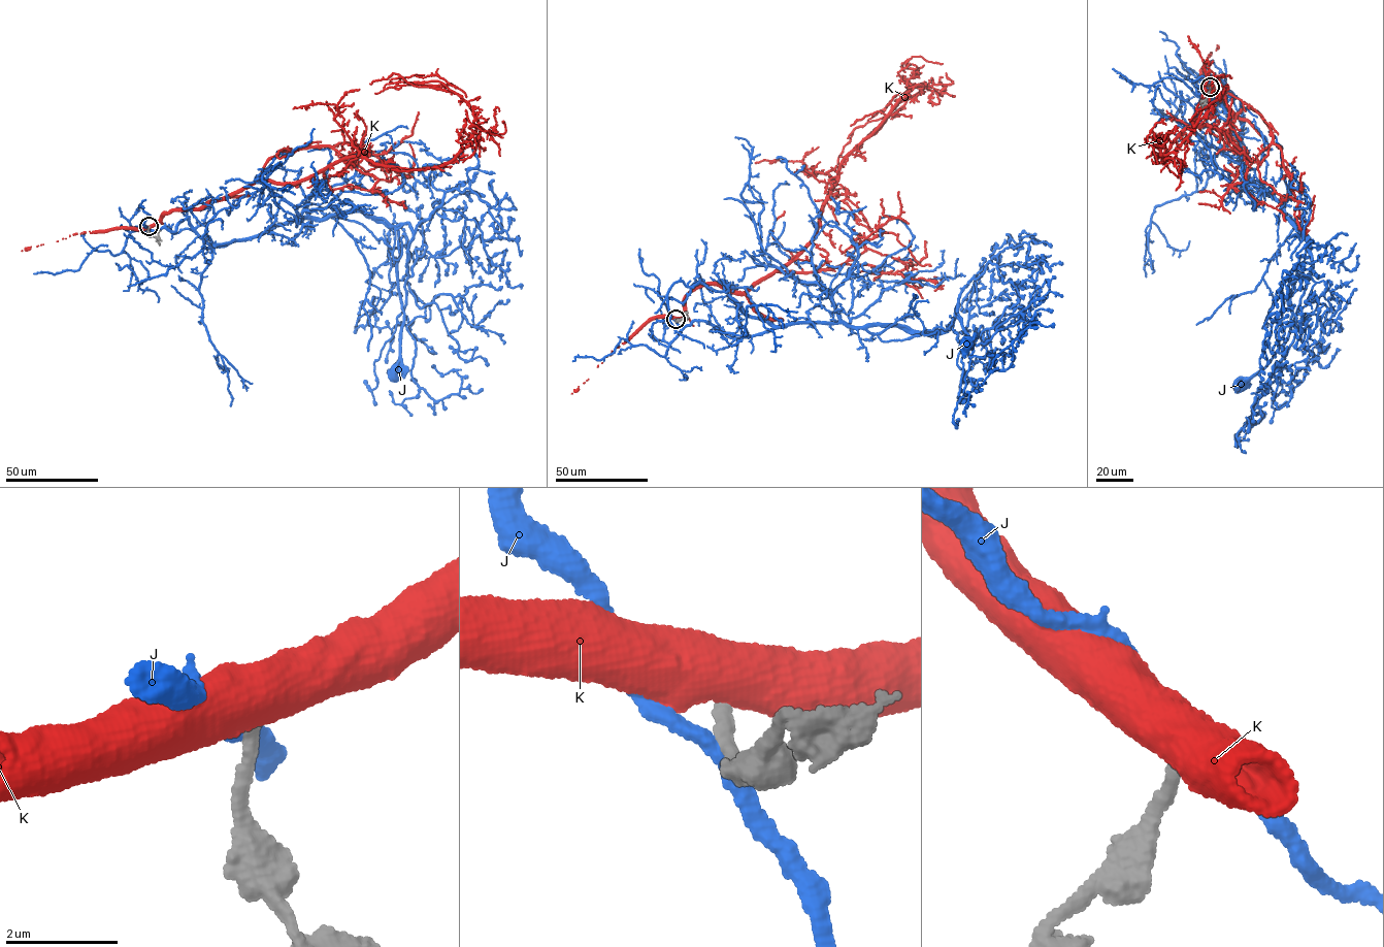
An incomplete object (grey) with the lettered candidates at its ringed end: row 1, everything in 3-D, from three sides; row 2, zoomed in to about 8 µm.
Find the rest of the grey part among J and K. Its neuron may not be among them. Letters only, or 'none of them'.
none of them

